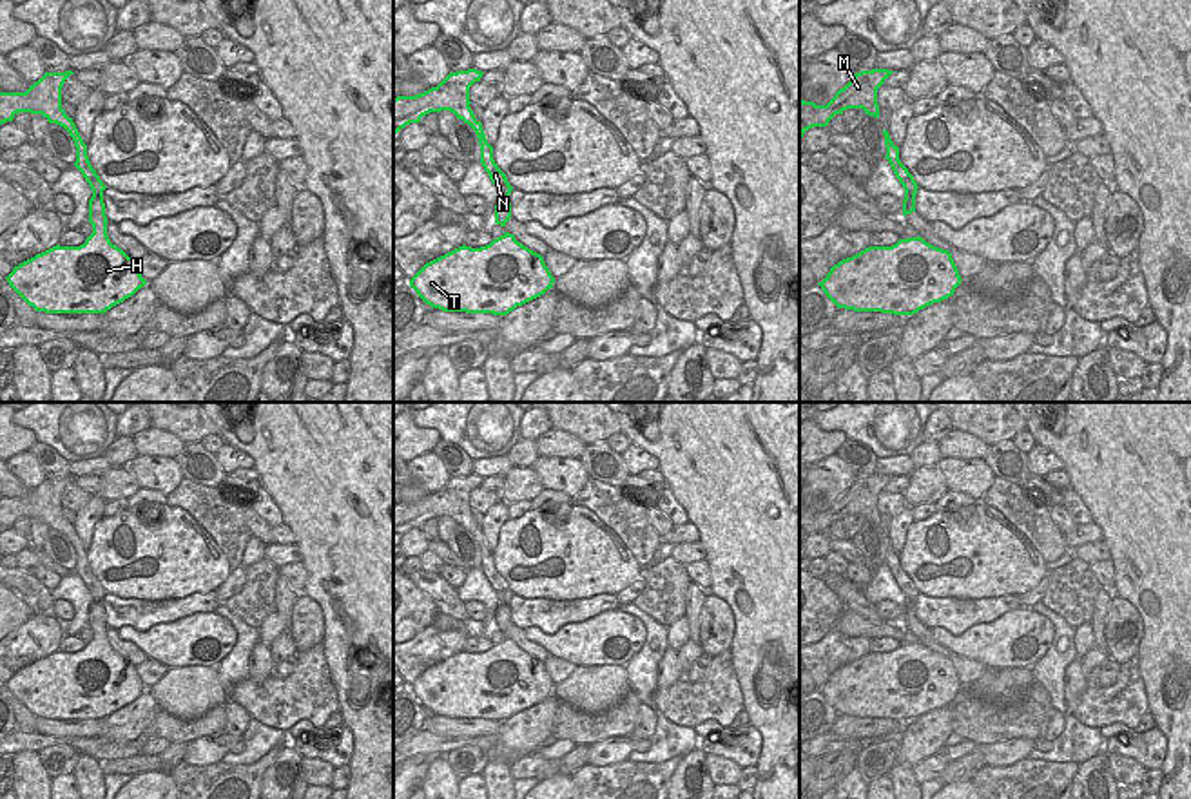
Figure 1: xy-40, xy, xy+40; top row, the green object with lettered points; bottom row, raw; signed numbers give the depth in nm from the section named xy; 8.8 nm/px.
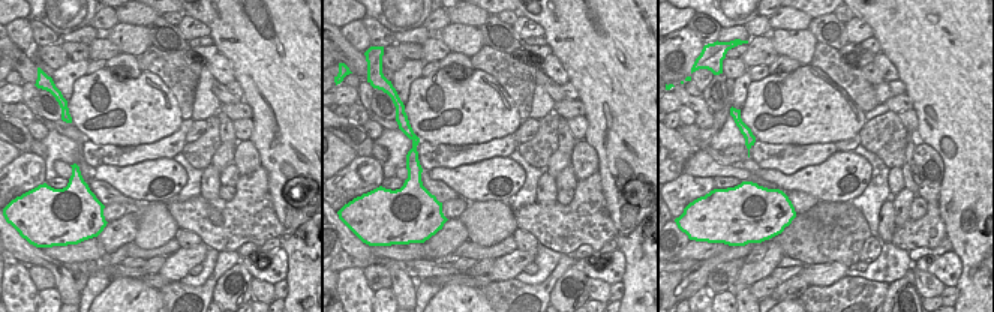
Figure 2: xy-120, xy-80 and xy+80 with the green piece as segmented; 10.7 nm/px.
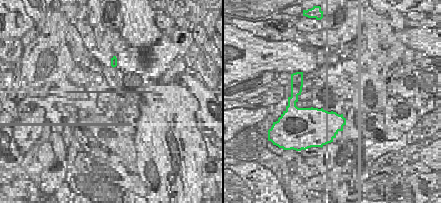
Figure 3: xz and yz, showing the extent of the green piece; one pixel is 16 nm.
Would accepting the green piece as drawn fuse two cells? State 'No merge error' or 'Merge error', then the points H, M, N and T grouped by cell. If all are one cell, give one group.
Merge error. Groups: H T / M N

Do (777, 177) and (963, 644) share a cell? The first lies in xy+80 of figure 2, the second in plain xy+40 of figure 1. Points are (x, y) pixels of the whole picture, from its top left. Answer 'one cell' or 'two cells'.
one cell

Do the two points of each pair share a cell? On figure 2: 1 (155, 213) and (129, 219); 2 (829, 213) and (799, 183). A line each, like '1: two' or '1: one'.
1: two
2: two

